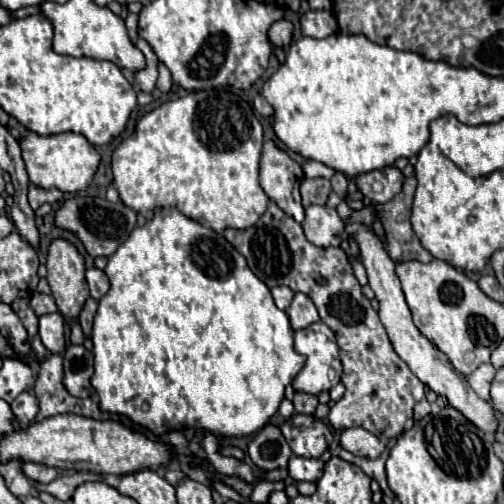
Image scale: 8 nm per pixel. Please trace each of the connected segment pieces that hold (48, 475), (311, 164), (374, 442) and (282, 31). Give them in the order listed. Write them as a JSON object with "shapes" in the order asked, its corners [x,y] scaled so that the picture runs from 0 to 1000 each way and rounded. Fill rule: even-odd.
{"shapes":[[[[50,917],[46,921],[46,940],[69,956],[81,956],[81,960],[93,960],[101,952],[113,948],[113,933],[109,929],[97,929],[89,921],[69,921],[69,917]]],[[[605,317],[605,321],[597,325],[597,333],[601,333],[601,341],[605,341],[609,353],[625,353],[625,349],[657,353],[657,349],[665,345],[661,333],[645,329],[645,325],[637,325],[637,321],[625,321],[625,317]]],[[[688,849],[677,857],[677,885],[704,901],[704,905],[724,905],[724,909],[748,909],[760,893],[764,881],[728,857],[724,849]]],[[[550,40],[538,48],[530,71],[542,91],[569,95],[581,83],[581,48],[573,40]]]]}

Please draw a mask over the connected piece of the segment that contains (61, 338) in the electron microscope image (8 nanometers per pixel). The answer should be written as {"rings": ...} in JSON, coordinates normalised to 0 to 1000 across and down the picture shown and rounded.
{"rings":[[[89,623],[77,631],[77,667],[85,687],[101,702],[125,702],[129,694],[129,631],[109,623]]]}

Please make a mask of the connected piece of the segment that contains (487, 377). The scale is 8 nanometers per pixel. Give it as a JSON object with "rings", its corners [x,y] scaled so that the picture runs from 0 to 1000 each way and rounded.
{"rings":[[[954,722],[942,738],[935,738],[927,750],[931,766],[946,778],[946,786],[954,786],[958,794],[970,794],[970,766],[978,758],[982,746],[982,730],[974,722]]]}

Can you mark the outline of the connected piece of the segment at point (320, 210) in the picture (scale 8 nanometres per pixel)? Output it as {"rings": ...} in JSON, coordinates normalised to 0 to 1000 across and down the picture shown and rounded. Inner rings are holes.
{"rings":[[[609,409],[597,448],[609,476],[625,488],[673,488],[681,476],[688,476],[685,440],[673,433],[669,417],[649,409]]]}

